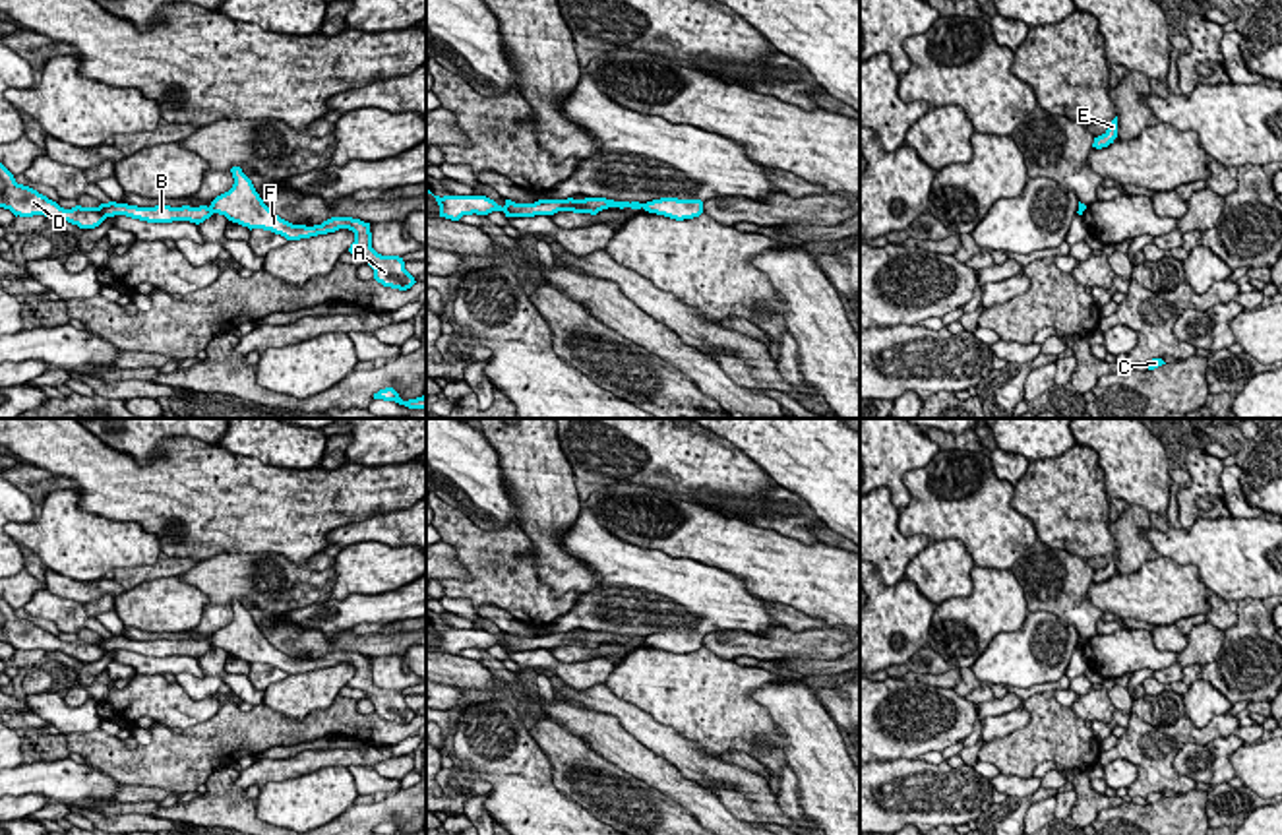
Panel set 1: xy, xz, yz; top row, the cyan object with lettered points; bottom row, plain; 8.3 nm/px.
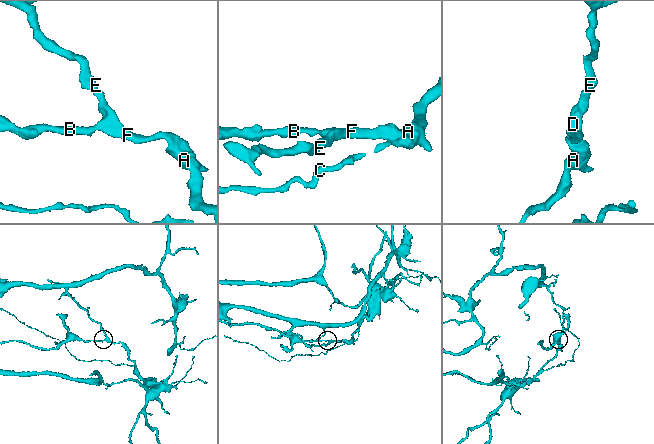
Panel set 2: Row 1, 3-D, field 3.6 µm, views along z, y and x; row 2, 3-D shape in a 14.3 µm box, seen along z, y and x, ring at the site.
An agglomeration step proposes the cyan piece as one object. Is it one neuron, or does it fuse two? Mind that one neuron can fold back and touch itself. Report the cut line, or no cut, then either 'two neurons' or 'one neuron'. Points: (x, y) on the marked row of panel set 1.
cut in xy along (210, 206), (213, 212); two neurons

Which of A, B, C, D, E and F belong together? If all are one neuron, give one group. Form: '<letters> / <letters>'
A C E F / B D

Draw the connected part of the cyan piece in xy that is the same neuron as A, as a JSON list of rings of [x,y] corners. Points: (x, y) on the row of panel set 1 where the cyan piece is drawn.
[[[240,167],[230,169],[234,184],[229,192],[217,196],[211,201],[211,211],[225,215],[229,221],[242,227],[263,229],[285,236],[287,240],[300,240],[318,234],[335,232],[339,229],[349,229],[354,232],[354,242],[349,252],[362,256],[374,269],[374,279],[383,287],[407,291],[416,281],[405,269],[405,262],[399,256],[382,256],[372,248],[370,223],[352,217],[331,217],[321,225],[306,227],[292,225],[279,215],[275,215],[256,192],[252,180],[242,172]]]

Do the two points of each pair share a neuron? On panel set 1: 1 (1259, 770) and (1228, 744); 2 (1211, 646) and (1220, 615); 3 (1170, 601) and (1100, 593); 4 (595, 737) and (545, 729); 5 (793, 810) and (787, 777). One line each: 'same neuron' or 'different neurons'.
1: different neurons
2: different neurons
3: same neuron
4: different neurons
5: same neuron

